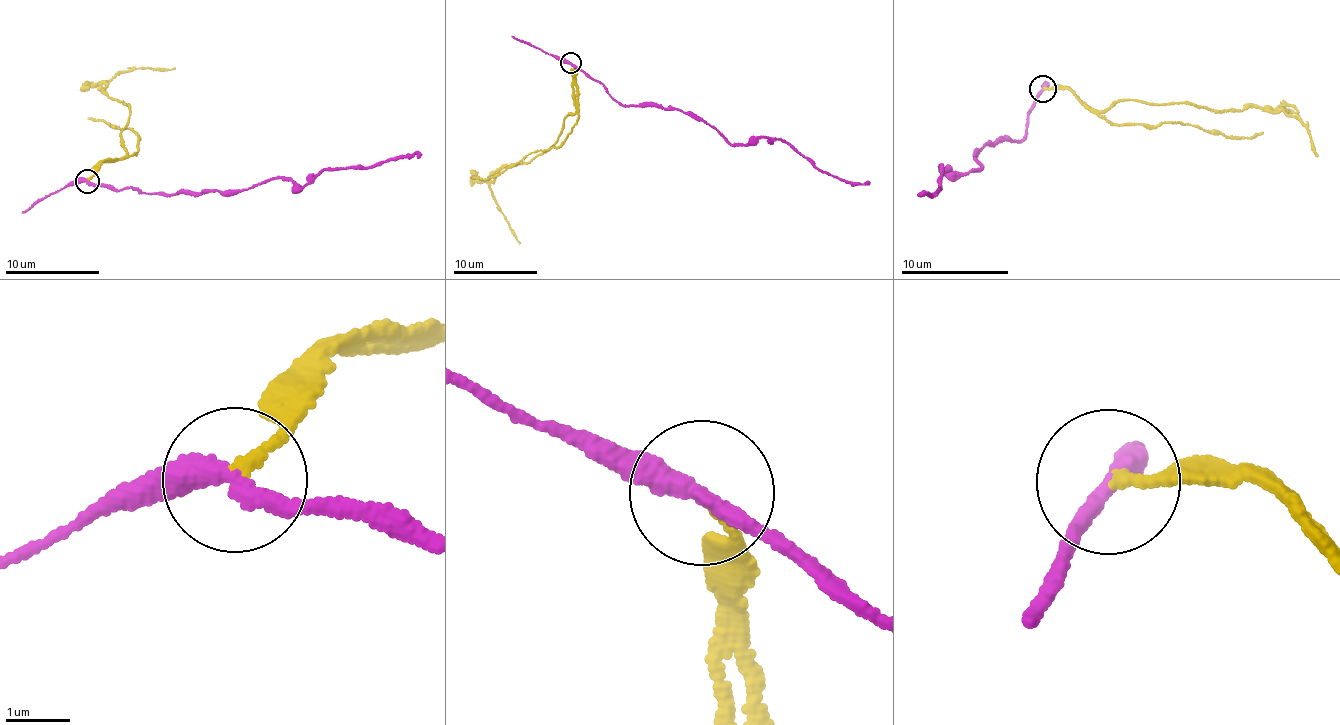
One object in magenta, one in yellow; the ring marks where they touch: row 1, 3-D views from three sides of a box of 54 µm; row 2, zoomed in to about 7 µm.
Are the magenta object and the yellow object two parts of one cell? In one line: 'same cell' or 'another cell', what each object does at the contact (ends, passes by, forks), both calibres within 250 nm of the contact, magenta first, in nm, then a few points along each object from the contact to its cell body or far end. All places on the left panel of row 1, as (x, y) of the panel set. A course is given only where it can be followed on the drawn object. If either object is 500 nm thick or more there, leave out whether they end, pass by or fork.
another cell; magenta passes by; yellow ends there; 320 nm thick on the magenta side, 170 nm on the other; magenta runs (87, 182), (170, 196), (231, 195), (281, 178), (298, 189), (327, 169), (420, 156); yellow runs (88, 181), (126, 153), (121, 134), (131, 114), (107, 96), (106, 80), (175, 68)

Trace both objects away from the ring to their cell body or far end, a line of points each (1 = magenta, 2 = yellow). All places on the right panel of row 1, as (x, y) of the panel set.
1: (1041, 89), (1018, 143), (985, 144), (972, 155), (980, 168), (951, 176), (942, 166), (937, 190), (918, 194)
2: (1043, 90), (1064, 88), (1099, 110), (1129, 100), (1189, 101), (1219, 112), (1282, 110), (1308, 125), (1318, 156)

